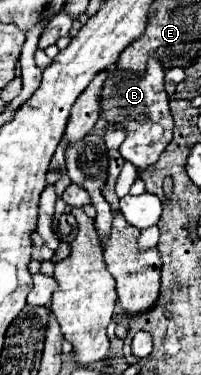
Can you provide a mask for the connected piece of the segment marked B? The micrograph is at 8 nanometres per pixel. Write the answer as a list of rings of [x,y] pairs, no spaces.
[[[151,56],[143,74],[131,74],[121,68],[109,68],[105,70],[105,74],[107,78],[103,82],[103,92],[99,100],[101,116],[107,120],[107,126],[123,126],[127,138],[121,144],[119,152],[127,162],[143,170],[149,164],[155,164],[163,148],[173,138],[173,118],[169,114],[169,98],[163,88],[165,68],[155,56]]]

